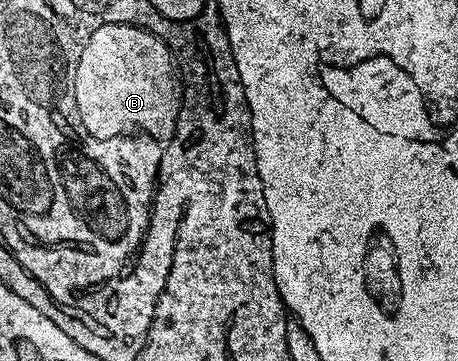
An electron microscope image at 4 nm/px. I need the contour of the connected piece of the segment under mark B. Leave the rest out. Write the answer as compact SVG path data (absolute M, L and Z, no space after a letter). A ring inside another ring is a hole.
M118 23L94 31L75 67L74 88L82 124L99 140L139 132L164 144L177 128L183 93L174 57L167 43L145 28Z

